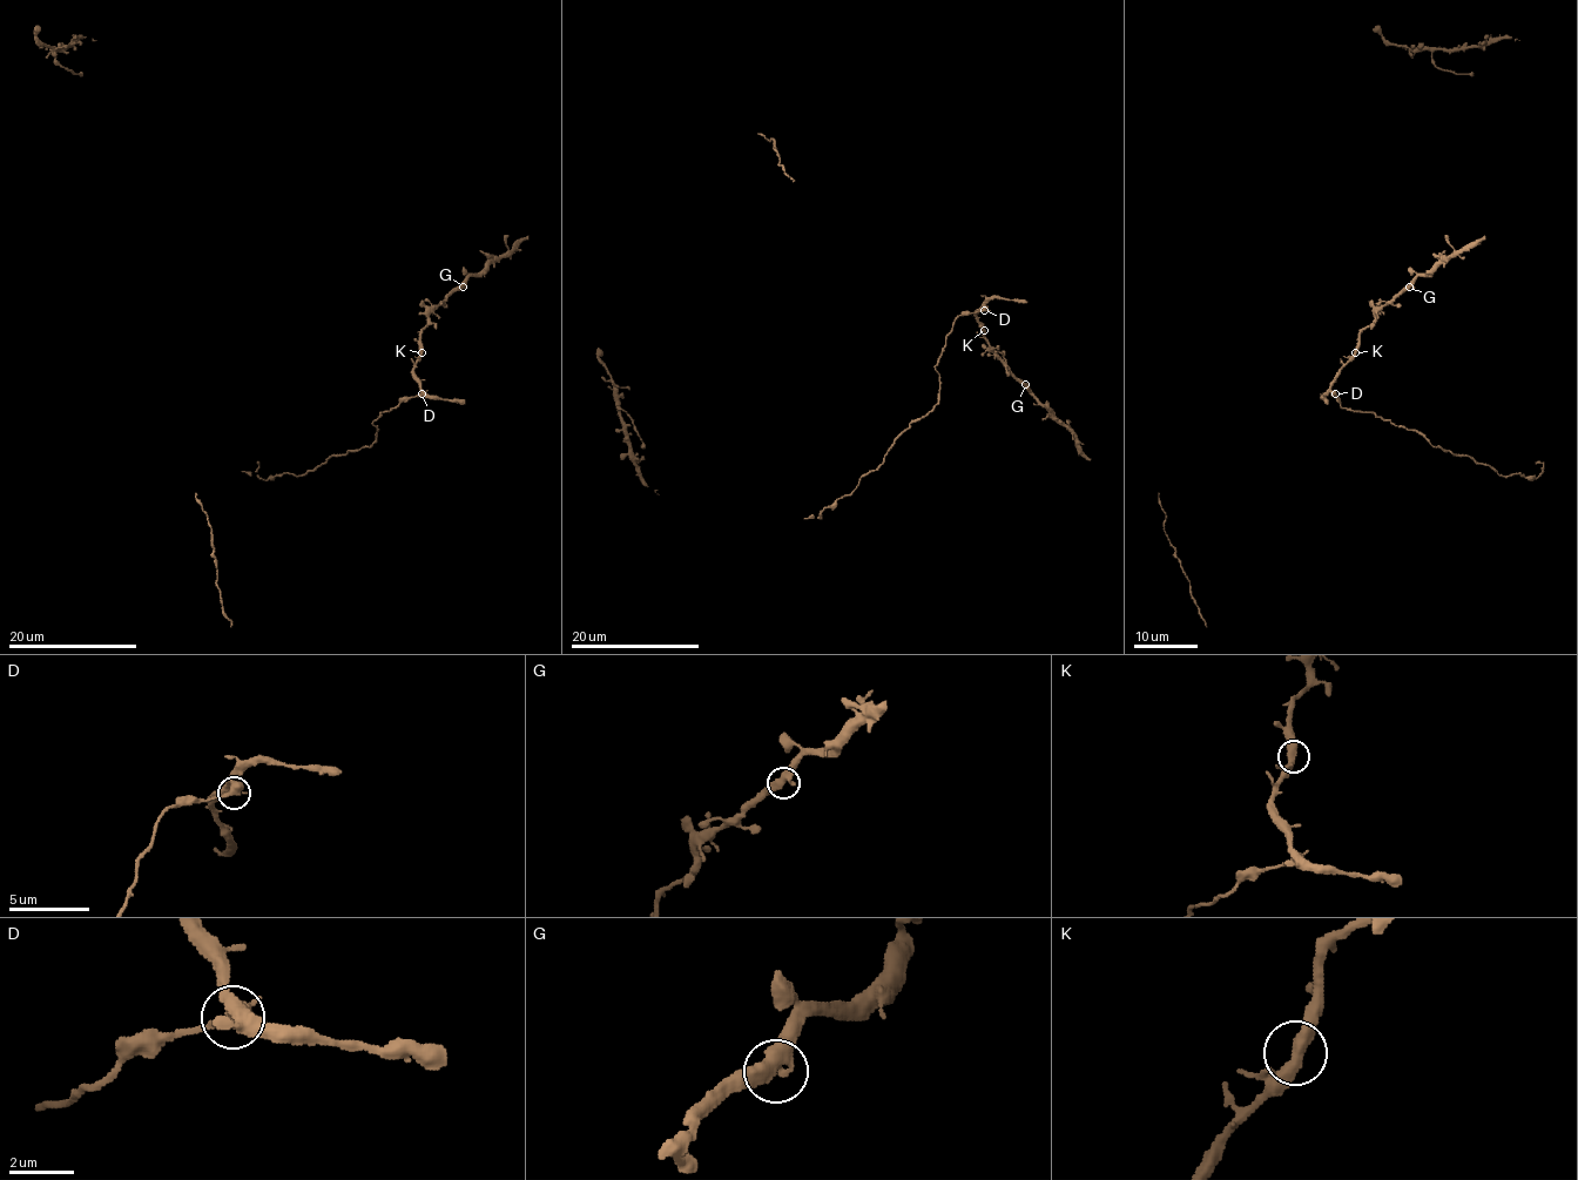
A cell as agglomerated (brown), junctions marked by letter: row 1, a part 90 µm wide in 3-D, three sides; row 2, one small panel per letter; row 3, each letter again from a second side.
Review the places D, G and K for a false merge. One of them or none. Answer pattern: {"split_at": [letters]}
{"split_at": ["D"]}

